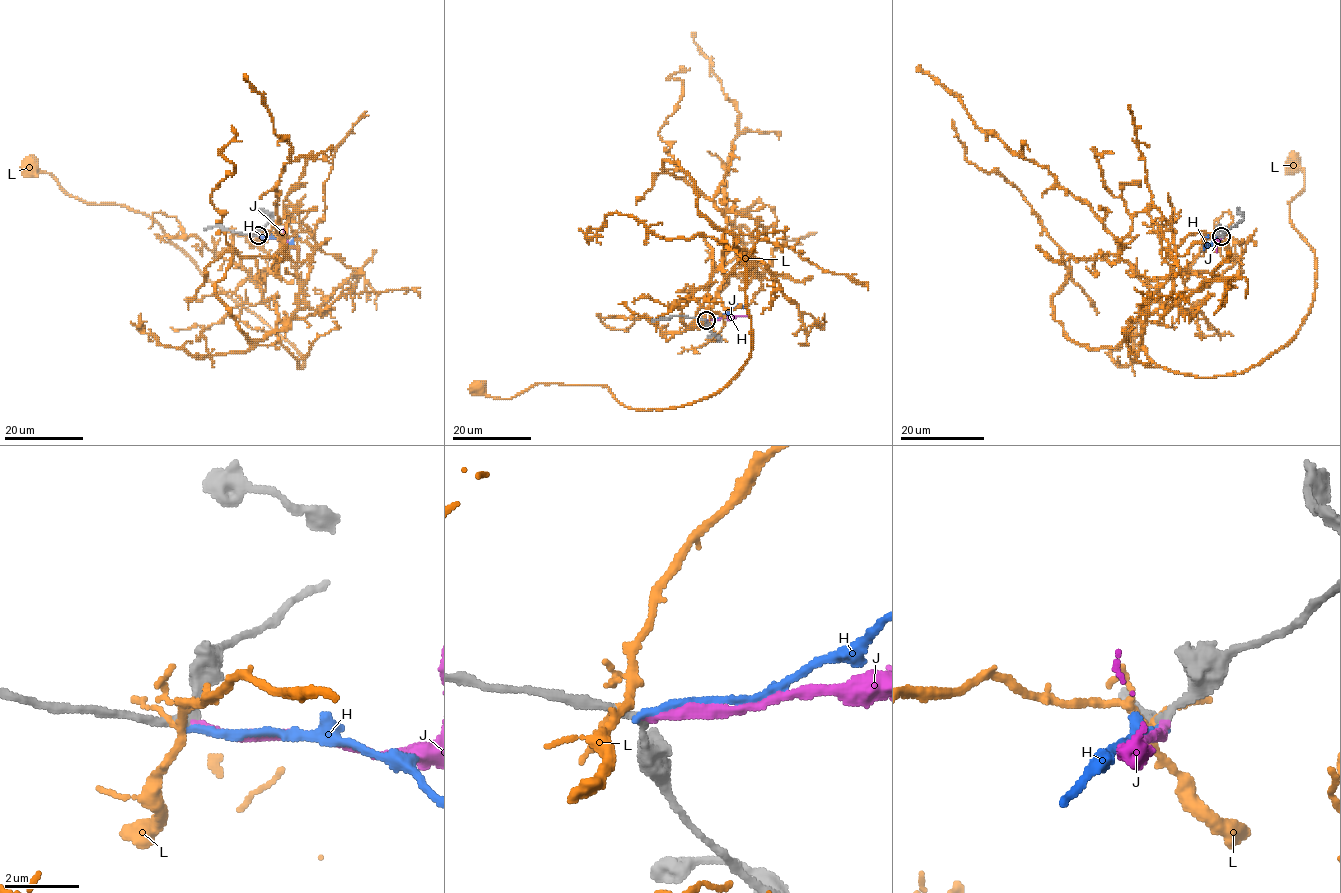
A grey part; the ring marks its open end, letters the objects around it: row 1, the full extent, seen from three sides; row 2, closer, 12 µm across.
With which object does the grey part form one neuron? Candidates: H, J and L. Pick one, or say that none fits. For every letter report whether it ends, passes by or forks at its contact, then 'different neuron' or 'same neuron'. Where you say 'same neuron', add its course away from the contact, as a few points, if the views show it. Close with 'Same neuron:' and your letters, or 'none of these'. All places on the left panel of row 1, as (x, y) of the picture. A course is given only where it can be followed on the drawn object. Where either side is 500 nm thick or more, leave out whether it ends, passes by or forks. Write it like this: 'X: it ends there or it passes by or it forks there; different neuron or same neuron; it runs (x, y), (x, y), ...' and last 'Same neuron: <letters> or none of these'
H: it ends there; different neuron
J: it ends there; same neuron; it runs (257, 236), (285, 239), (299, 249)
L: it forks there; different neuron
Same neuron: J

